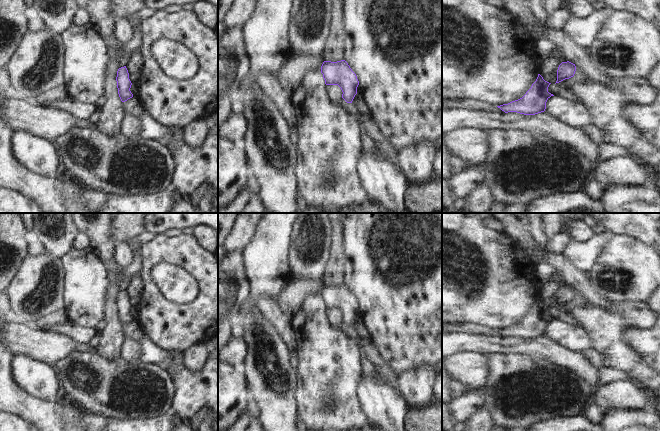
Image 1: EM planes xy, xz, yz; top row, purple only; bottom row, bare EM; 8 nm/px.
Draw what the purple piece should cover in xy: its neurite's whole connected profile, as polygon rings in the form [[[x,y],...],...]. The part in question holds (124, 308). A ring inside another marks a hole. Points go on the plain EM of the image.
[[[126,290],[118,293],[116,305],[117,305],[118,318],[121,325],[125,326],[128,323],[132,322],[133,318],[130,315],[132,307],[129,303],[129,297]]]

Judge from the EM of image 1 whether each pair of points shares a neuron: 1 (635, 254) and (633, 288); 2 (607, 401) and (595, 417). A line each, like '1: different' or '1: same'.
1: same
2: different

